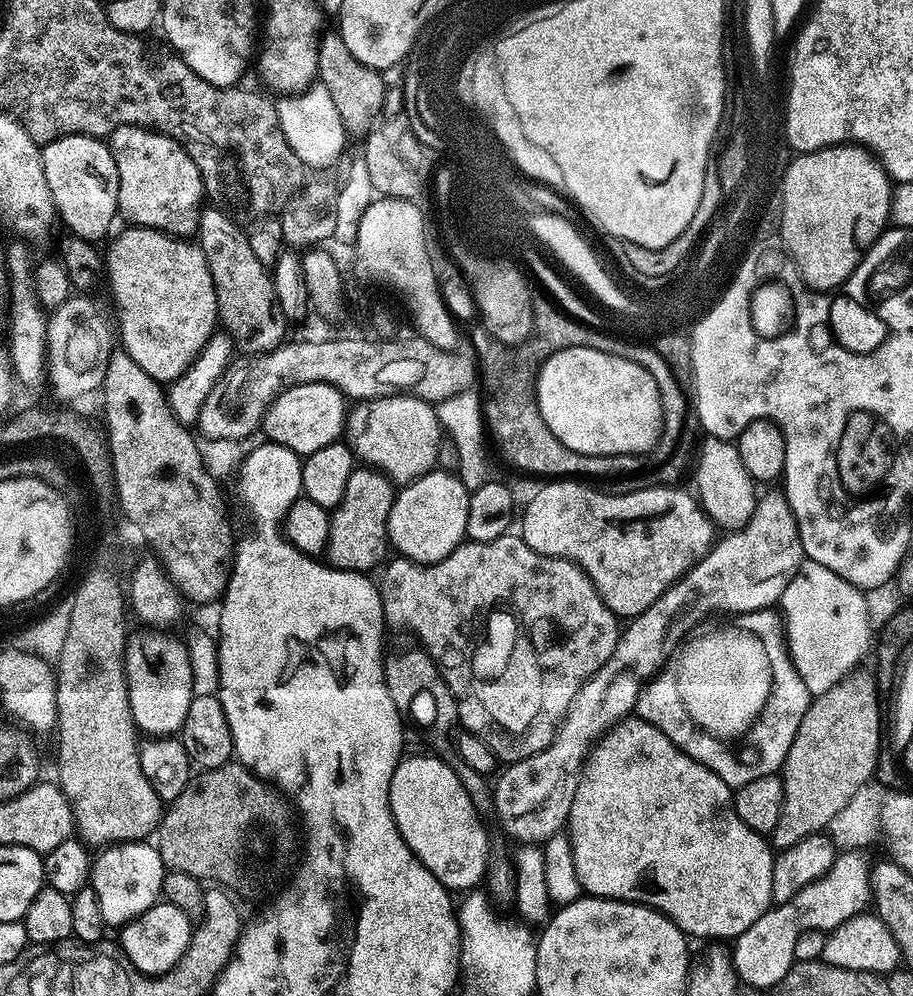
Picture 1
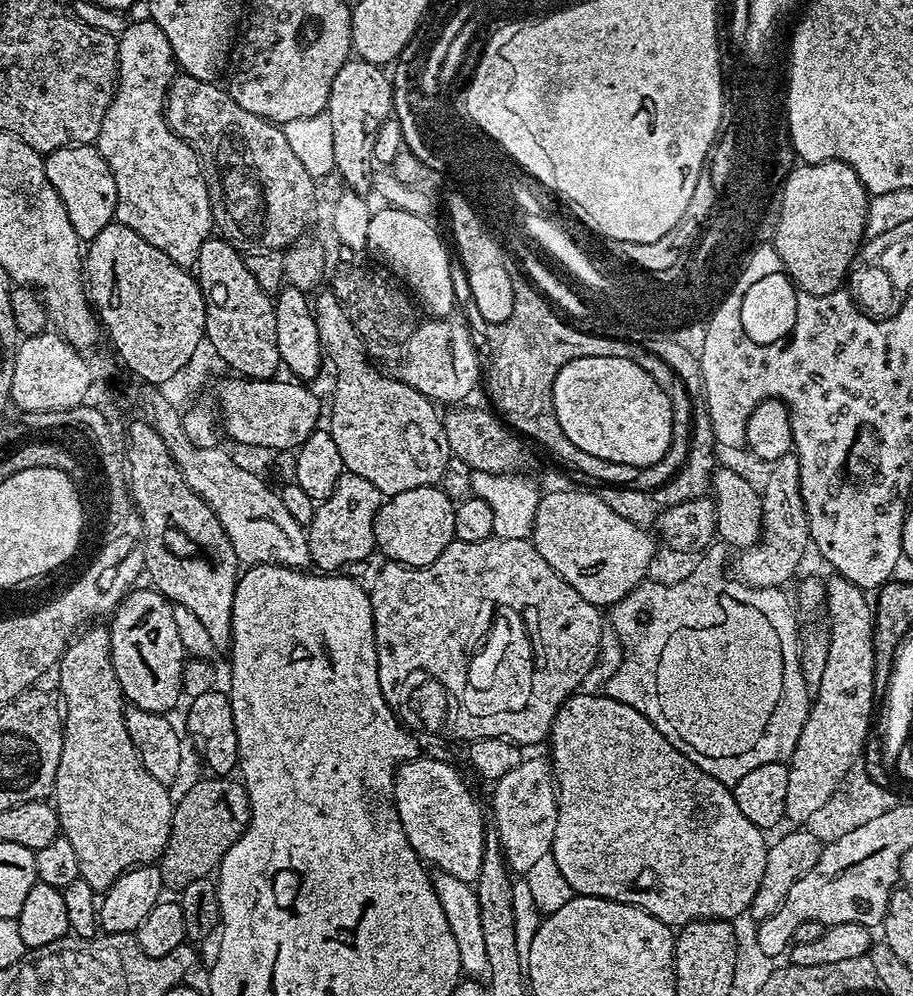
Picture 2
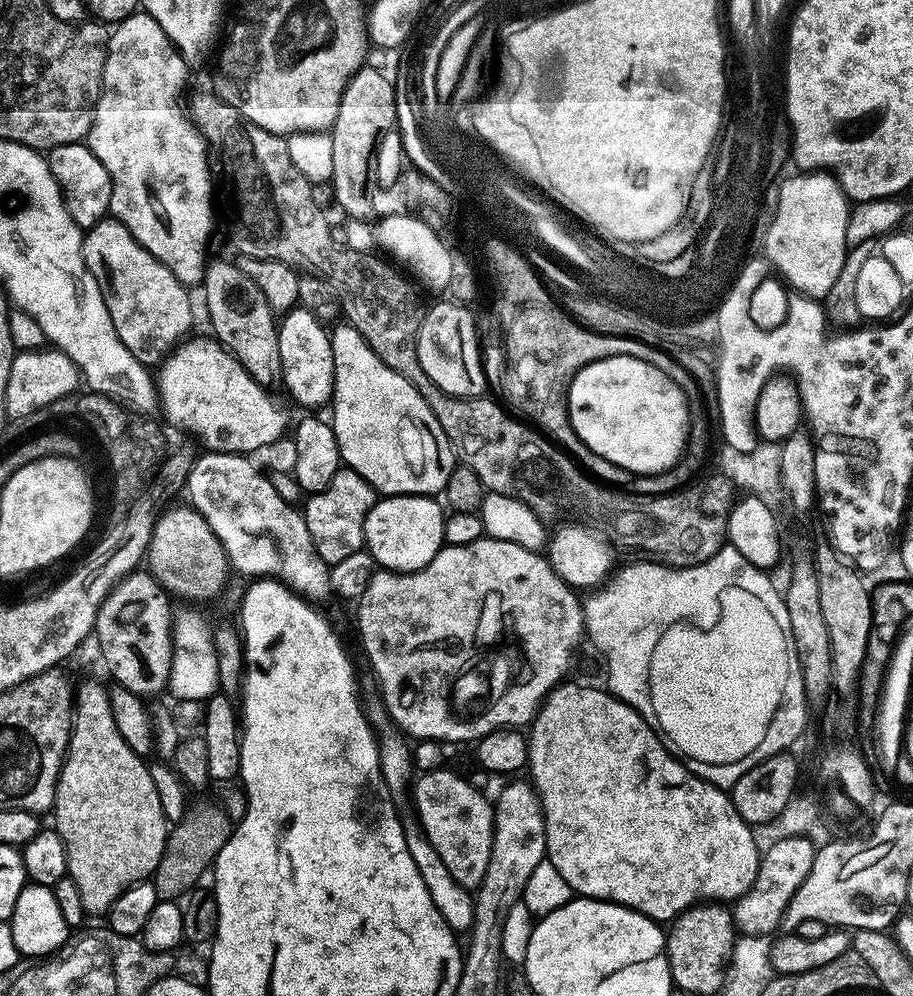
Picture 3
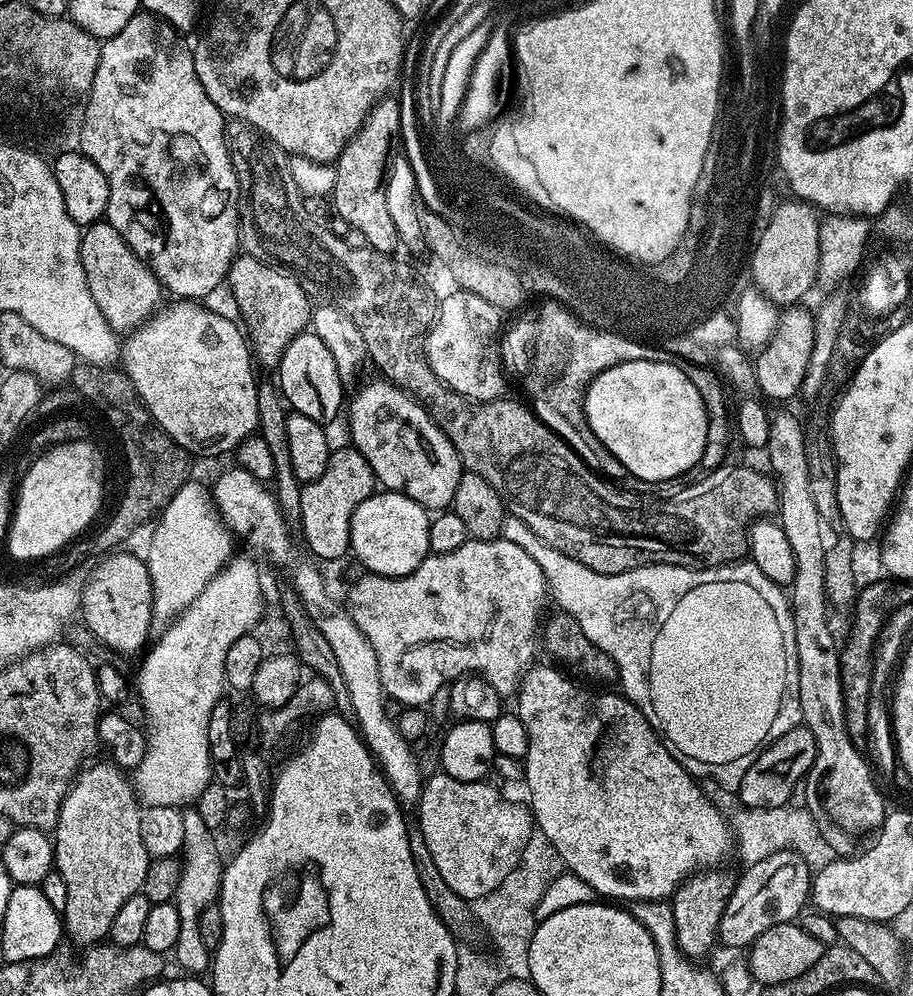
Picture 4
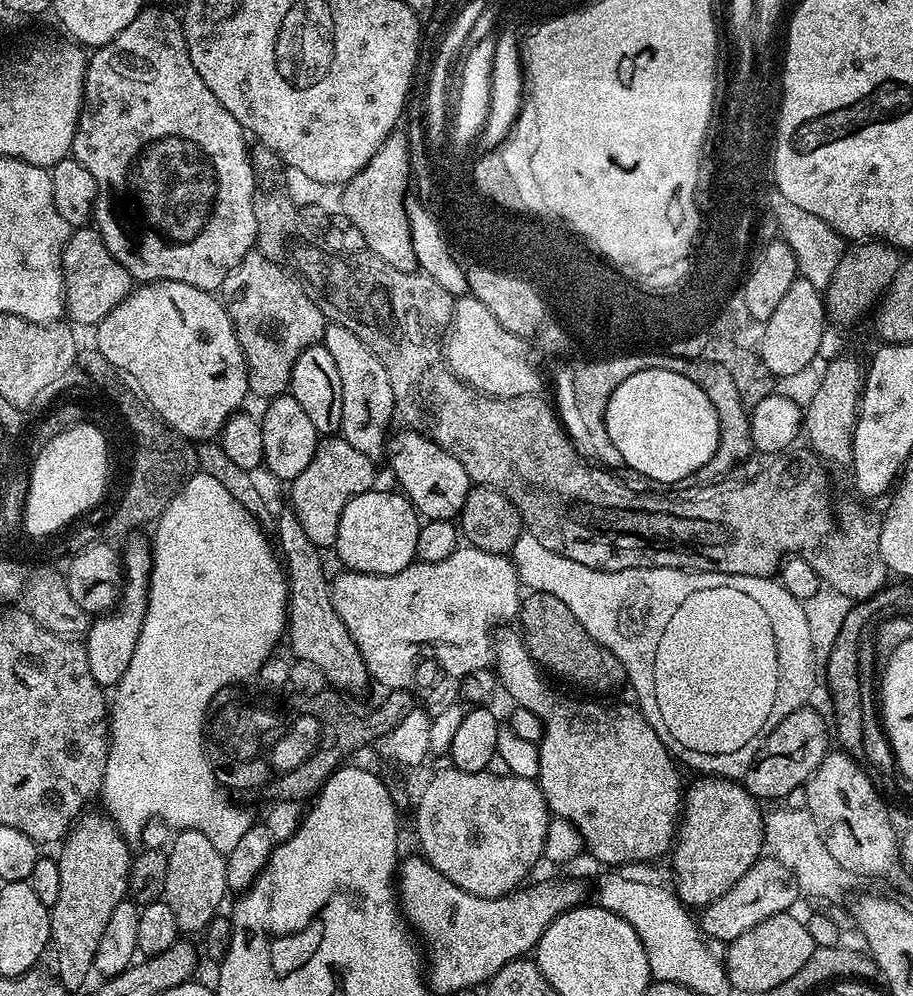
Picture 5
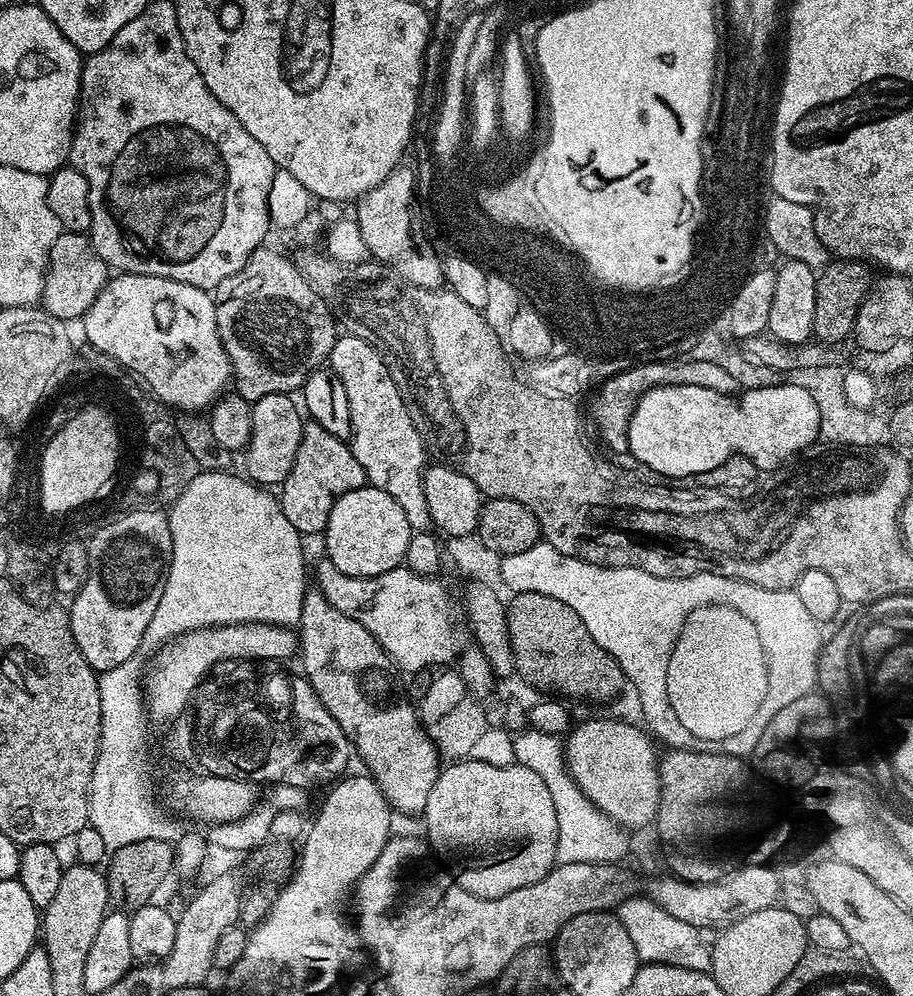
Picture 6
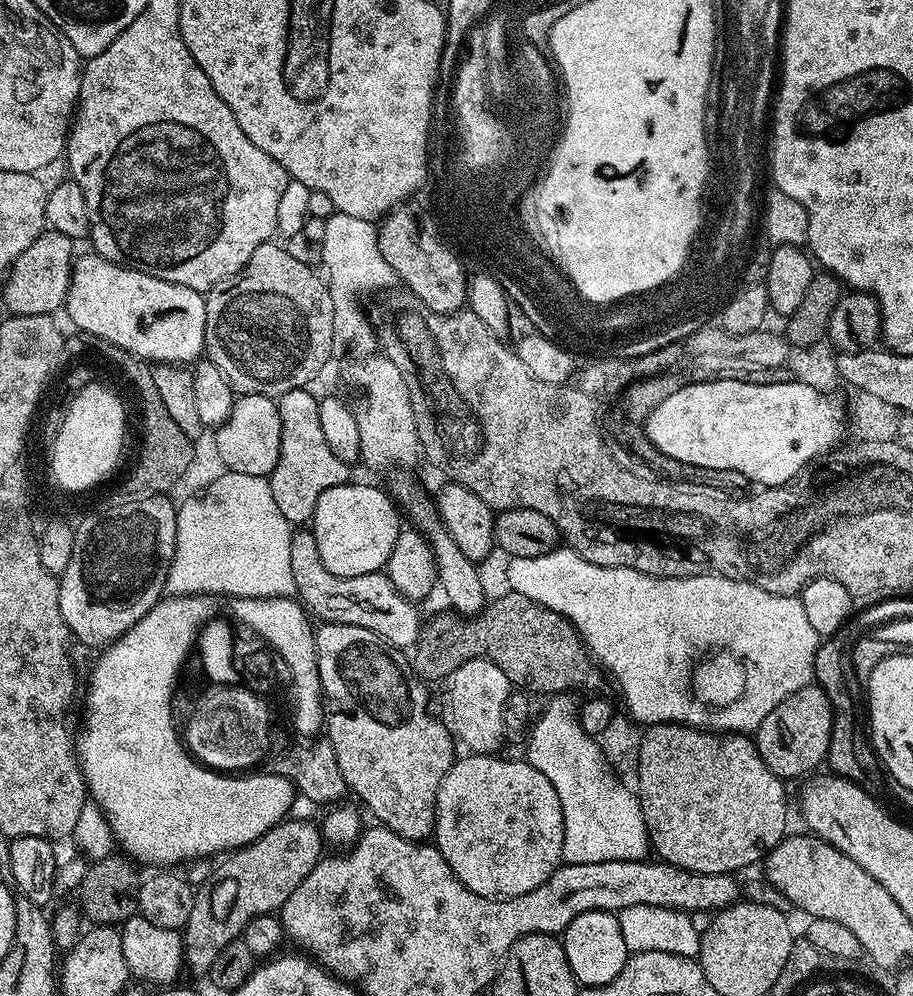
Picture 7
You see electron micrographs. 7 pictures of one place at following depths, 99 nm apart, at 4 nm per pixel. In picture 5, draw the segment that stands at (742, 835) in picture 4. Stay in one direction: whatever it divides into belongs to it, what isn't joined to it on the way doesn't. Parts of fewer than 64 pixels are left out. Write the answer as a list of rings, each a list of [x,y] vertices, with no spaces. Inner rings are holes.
[[[776,806],[773,812],[765,811],[763,813],[764,817],[764,850],[763,855],[770,860],[777,860],[778,862],[782,862],[782,866],[786,866],[786,870],[790,870],[790,874],[794,874],[794,878],[798,882],[798,890],[800,891],[801,897],[806,901],[809,900],[809,905],[813,909],[818,907],[818,905],[823,902],[826,897],[829,895],[828,892],[828,880],[836,880],[838,878],[841,879],[842,873],[840,867],[838,866],[838,862],[834,862],[834,857],[830,855],[830,850],[826,850],[826,842],[822,842],[822,834],[818,834],[818,826],[814,826],[814,818],[808,812],[807,807],[799,806],[800,808],[780,808],[784,806]]]

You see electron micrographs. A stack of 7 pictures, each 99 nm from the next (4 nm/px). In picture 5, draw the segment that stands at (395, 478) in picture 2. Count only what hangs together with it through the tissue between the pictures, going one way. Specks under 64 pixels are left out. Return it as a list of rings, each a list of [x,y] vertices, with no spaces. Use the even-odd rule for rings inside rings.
[[[393,431],[386,444],[386,459],[388,458],[388,464],[392,467],[397,482],[400,483],[399,491],[408,497],[408,501],[416,507],[416,511],[424,520],[455,521],[466,502],[466,494],[470,487],[466,470],[462,470],[462,462],[458,462],[458,458],[446,454],[446,450],[442,450],[442,446],[438,446],[429,436],[424,435],[423,431],[403,431],[396,433]]]

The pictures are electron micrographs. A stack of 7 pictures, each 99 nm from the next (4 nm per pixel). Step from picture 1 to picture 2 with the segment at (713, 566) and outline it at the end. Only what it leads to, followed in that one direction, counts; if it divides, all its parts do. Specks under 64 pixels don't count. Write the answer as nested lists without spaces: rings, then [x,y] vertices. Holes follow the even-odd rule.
[[[795,451],[782,454],[782,458],[771,461],[768,477],[764,480],[764,488],[760,492],[762,502],[762,530],[760,531],[760,541],[754,546],[743,549],[739,553],[740,561],[736,568],[739,579],[751,588],[780,588],[795,574],[800,568],[800,563],[804,560],[804,551],[810,548],[810,537],[808,535],[807,510],[804,508],[802,494],[799,484],[799,458]],[[524,758],[520,764],[503,774],[500,780],[495,781],[493,788],[496,789],[492,792],[492,820],[496,823],[493,824],[494,830],[498,834],[504,851],[504,863],[507,864],[509,872],[513,874],[527,874],[530,866],[538,862],[538,858],[551,853],[554,842],[554,826],[558,818],[558,810],[556,809],[556,785],[551,763],[547,759]]]

